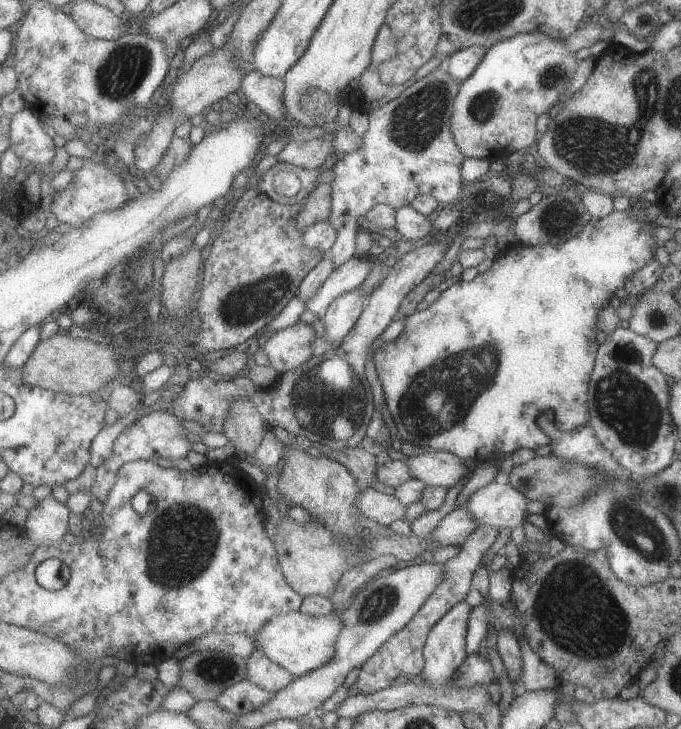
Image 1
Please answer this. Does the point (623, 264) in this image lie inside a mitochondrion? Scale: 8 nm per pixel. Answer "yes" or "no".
no

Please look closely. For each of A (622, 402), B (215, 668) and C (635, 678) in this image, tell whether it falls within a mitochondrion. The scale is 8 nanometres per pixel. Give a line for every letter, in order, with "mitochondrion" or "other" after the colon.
A: mitochondrion
B: mitochondrion
C: other

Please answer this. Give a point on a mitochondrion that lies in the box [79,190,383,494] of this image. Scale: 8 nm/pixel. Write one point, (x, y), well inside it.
(243, 309)

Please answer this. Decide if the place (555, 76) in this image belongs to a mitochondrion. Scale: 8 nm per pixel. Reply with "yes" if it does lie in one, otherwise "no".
yes

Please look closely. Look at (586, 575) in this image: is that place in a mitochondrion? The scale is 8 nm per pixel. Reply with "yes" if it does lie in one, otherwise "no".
yes

